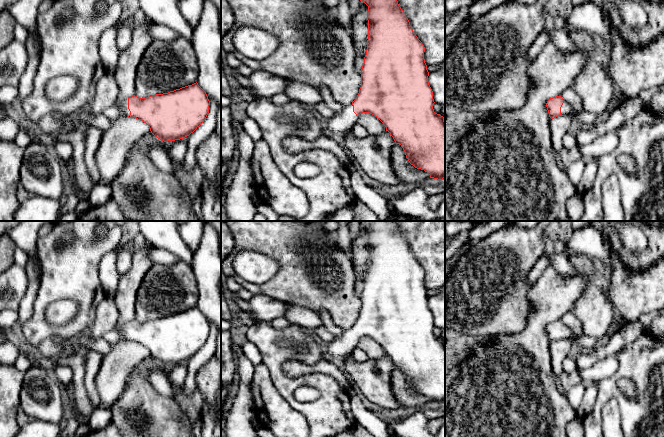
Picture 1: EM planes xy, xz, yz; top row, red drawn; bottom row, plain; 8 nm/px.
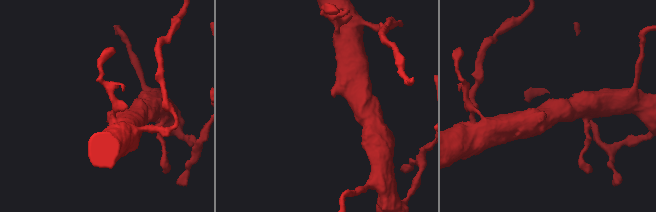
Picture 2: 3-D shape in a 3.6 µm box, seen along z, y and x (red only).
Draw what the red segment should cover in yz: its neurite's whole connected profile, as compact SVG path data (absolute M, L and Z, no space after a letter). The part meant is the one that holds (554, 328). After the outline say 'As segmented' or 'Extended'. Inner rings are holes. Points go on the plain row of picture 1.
M561 320L550 322L546 327L546 331L551 343L563 338L572 337L571 328L565 326Z. Extended

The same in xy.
M194 307L146 322L129 321L119 334L123 340L146 347L151 357L161 365L184 363L206 343L210 325L206 316Z. Extended

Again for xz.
M358 221L368 230L368 264L364 287L361 293L361 311L355 324L345 330L339 338L328 342L326 356L331 360L344 358L352 353L362 337L377 341L386 351L396 368L399 368L409 387L424 394L430 402L445 402L445 345L444 341L434 336L433 315L428 306L429 296L424 283L425 271L413 256L406 238L393 221Z. Extended

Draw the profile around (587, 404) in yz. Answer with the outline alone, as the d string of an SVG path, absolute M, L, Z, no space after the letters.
M592 382L586 384L585 394L581 401L581 405L577 409L578 418L580 419L584 418L587 414L589 414L593 410L597 399L597 393L598 388L596 383Z

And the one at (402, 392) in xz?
M396 367L391 374L391 388L394 397L402 406L424 407L430 402L430 399L427 396L417 393L409 387L403 372Z

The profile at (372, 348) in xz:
M370 337L360 338L356 347L362 349L370 359L378 359L386 355L386 351L383 347Z

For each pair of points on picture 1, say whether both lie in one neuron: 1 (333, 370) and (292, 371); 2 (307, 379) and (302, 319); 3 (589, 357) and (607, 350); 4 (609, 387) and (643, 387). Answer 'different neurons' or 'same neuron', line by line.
1: same neuron
2: different neurons
3: same neuron
4: same neuron

